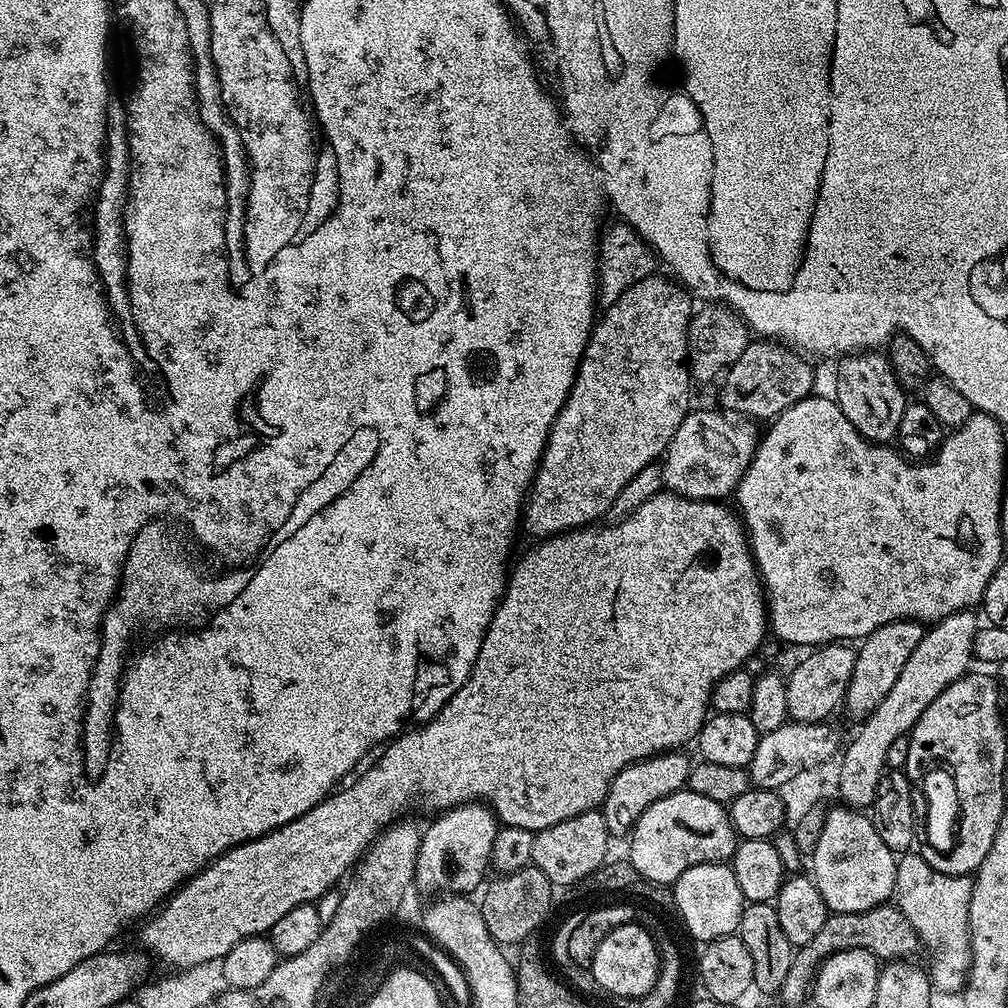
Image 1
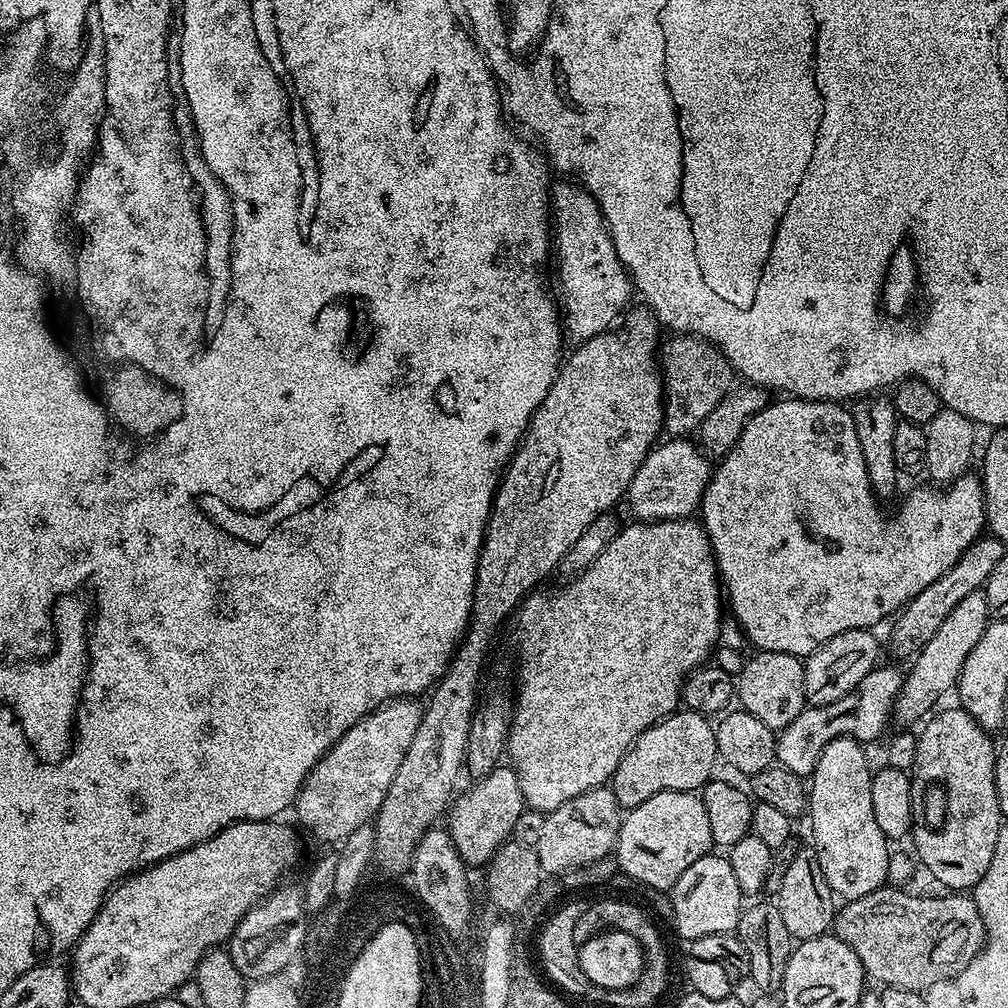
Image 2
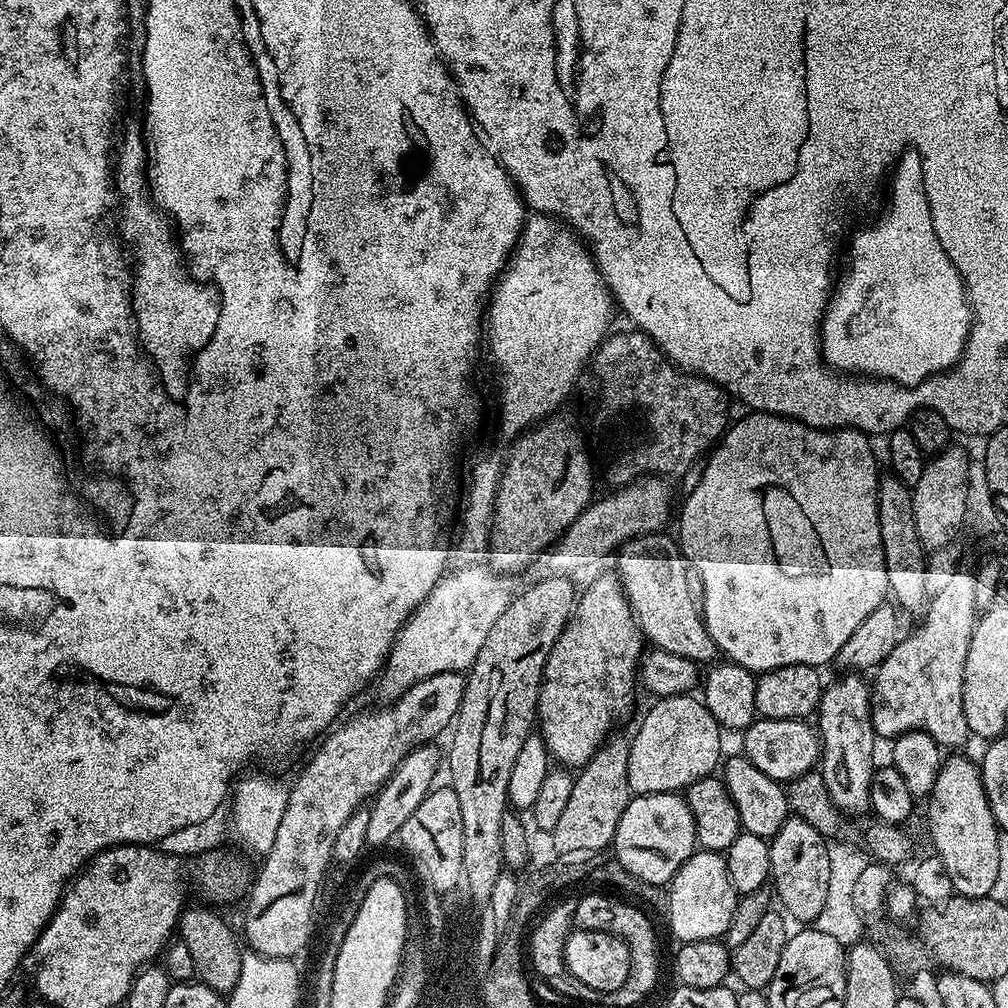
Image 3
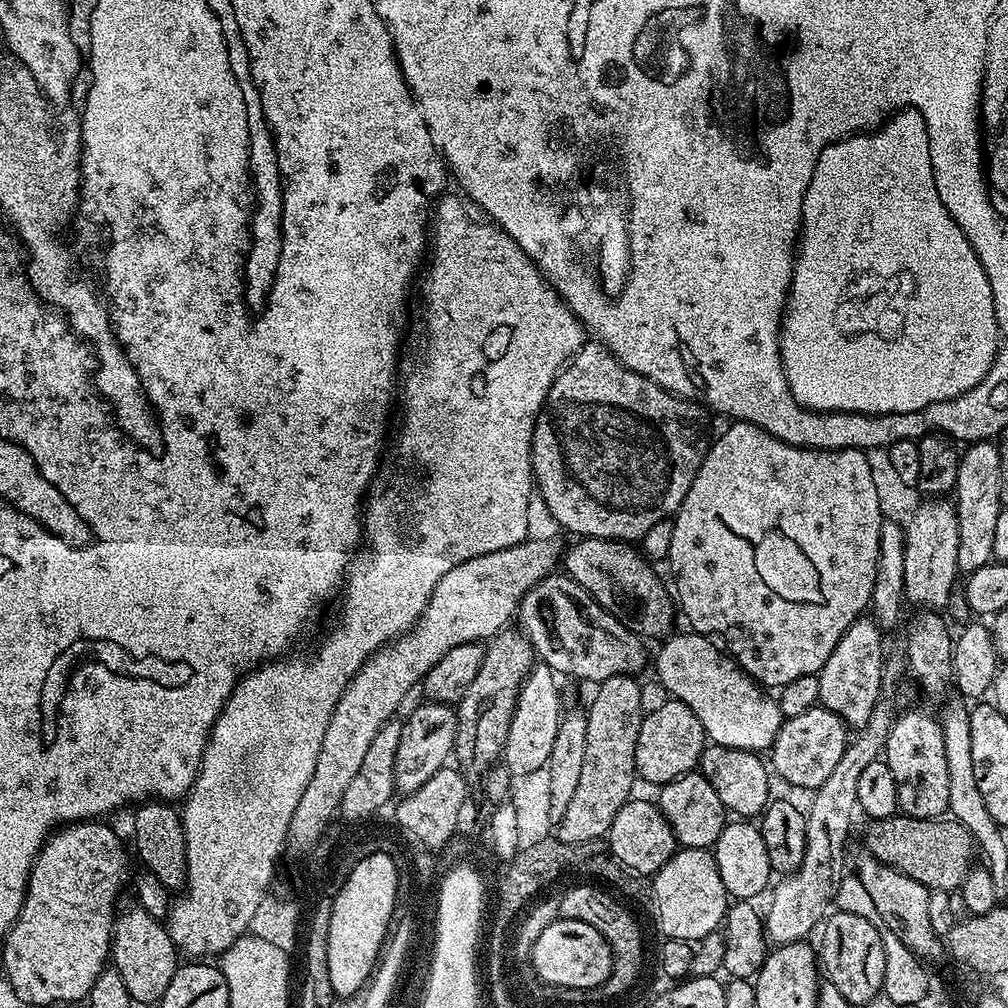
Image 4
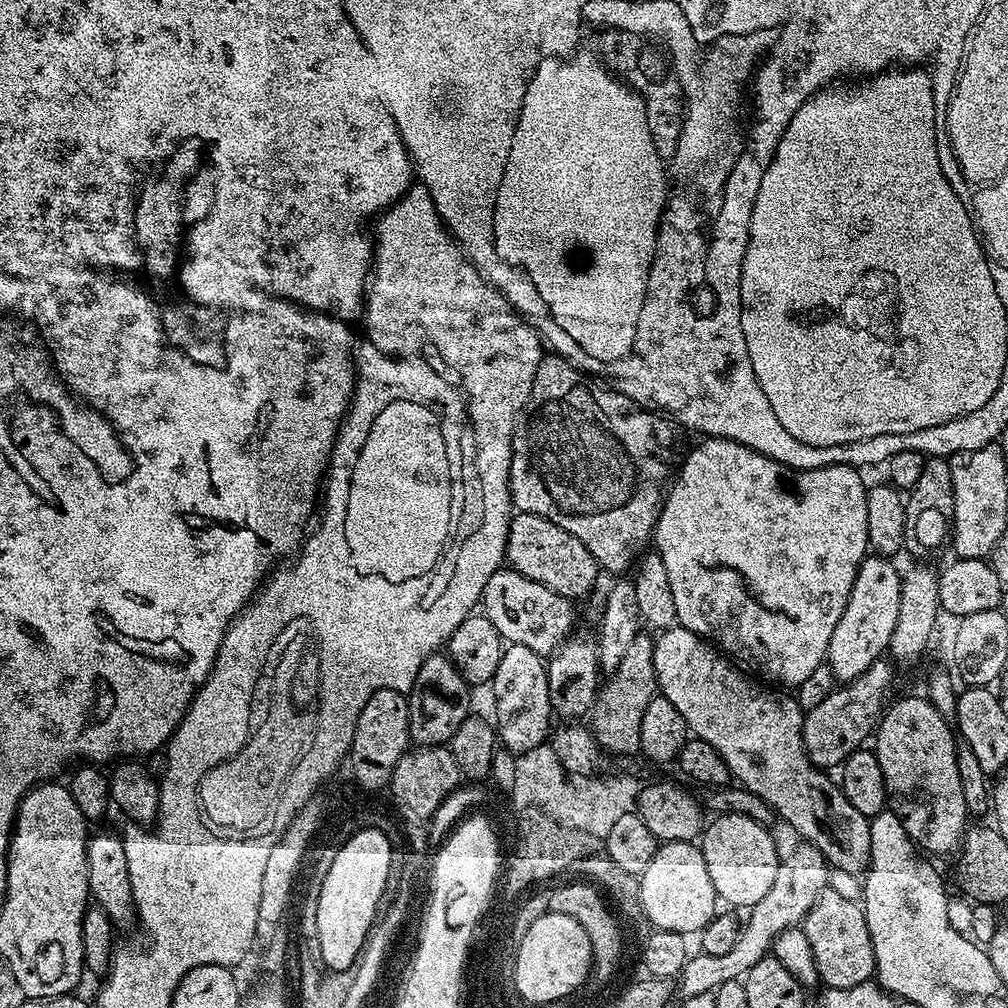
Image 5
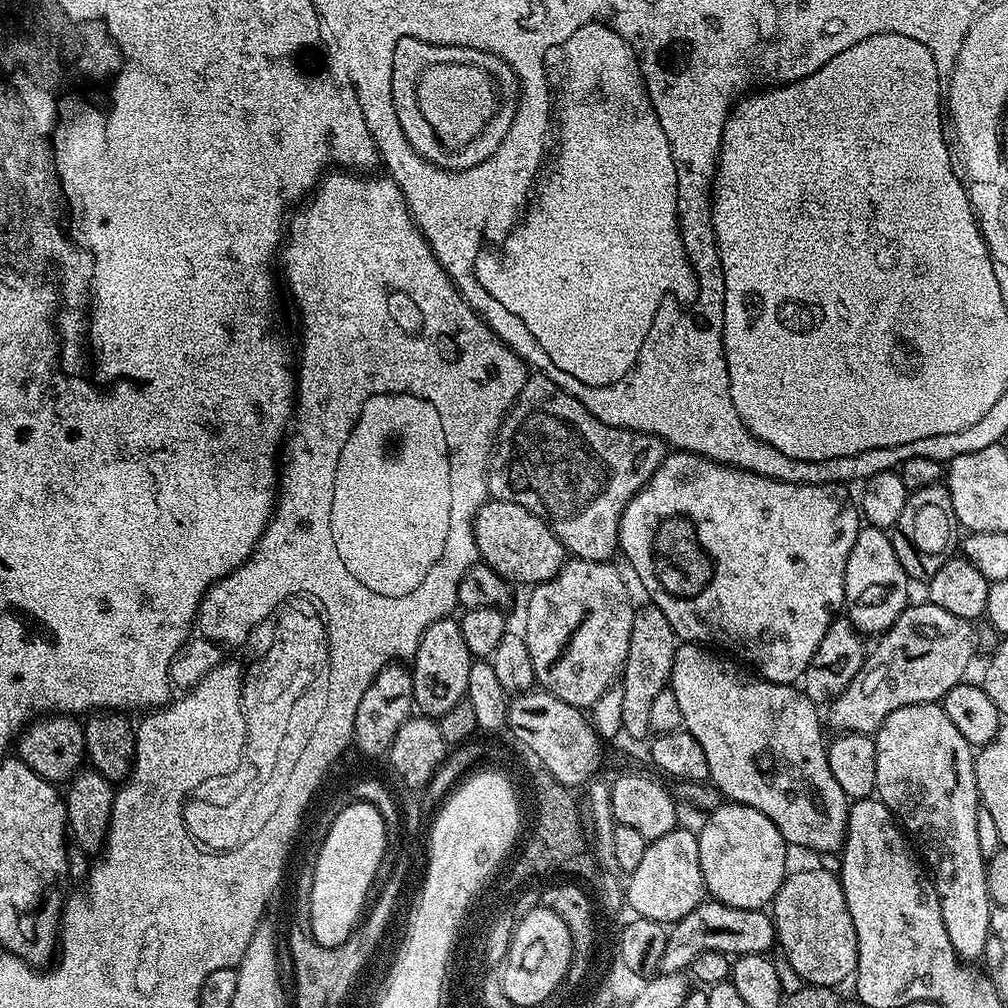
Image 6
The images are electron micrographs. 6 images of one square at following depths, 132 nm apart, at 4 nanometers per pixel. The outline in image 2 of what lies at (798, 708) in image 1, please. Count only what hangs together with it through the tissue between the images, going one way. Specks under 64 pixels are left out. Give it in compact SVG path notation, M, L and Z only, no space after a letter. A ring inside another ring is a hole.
M867 628L846 630L834 638L830 638L817 652L811 652L804 660L804 698L809 705L829 704L838 702L866 674L877 667L876 655L880 652L880 644L876 641L875 631Z

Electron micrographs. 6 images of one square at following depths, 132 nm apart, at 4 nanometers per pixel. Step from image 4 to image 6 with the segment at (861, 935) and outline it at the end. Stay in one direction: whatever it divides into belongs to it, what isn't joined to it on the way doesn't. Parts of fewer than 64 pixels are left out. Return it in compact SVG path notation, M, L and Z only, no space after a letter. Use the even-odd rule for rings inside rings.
M813 866L801 872L789 871L782 886L776 891L776 897L770 905L772 926L776 929L776 944L784 951L788 964L796 976L801 976L805 985L816 985L835 989L843 980L851 981L856 975L858 962L858 934L854 934L854 918L846 906L840 877L824 868Z

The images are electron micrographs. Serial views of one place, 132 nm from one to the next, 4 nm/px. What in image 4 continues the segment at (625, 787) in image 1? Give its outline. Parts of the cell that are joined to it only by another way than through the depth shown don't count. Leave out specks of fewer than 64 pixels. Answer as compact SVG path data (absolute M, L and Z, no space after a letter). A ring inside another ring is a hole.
M668 698L665 701L665 704L658 705L653 712L643 713L634 750L637 777L661 786L693 771L699 765L700 755L706 747L704 727L698 714L694 714L690 706L678 699Z

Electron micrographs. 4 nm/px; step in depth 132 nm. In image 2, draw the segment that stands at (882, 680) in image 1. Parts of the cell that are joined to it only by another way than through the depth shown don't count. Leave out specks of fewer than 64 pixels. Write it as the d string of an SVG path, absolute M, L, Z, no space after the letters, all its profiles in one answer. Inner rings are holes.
M991 534L981 535L979 540L965 550L962 558L958 558L958 562L954 562L954 566L950 566L950 570L942 574L942 578L930 582L926 590L922 590L914 599L908 601L895 617L896 625L892 628L892 640L896 643L897 654L911 657L919 652L923 644L930 642L930 638L934 638L934 630L942 626L946 614L950 614L950 610L954 610L954 606L958 606L958 602L962 602L966 594L981 591L994 566L998 566L998 562L1002 562L1005 555L1006 545L1003 542Z

